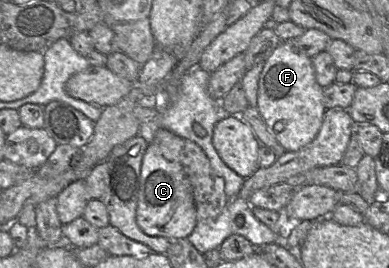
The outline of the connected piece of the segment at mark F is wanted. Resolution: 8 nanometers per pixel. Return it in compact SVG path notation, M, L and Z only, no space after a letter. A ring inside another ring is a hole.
M282 41L264 62L258 83L257 109L286 151L302 149L318 134L326 111L323 87L316 81L311 57L295 51L291 41Z

